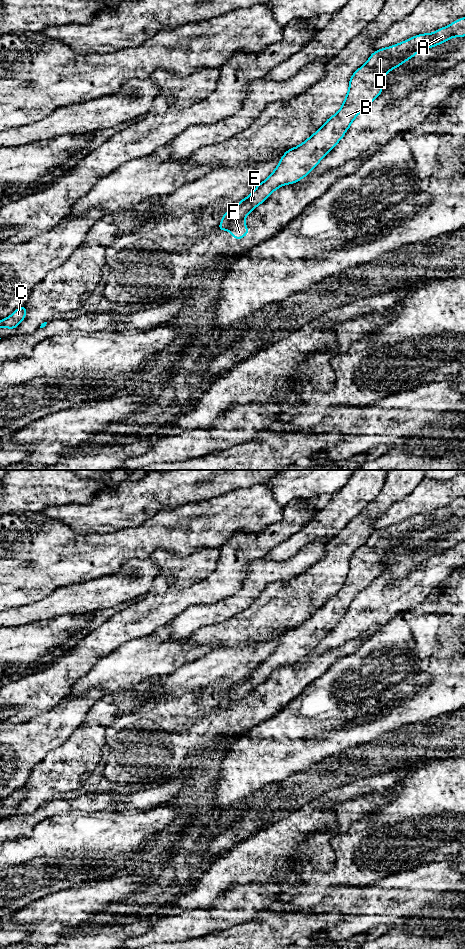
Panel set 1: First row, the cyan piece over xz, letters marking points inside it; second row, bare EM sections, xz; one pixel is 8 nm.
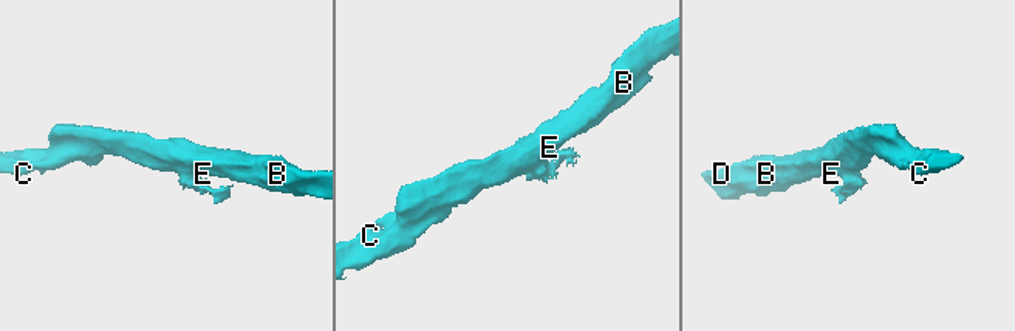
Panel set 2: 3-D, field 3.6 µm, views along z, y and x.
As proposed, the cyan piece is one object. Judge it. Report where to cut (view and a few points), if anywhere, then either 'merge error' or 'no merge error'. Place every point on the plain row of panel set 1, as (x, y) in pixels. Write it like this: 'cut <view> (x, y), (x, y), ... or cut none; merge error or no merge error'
cut xz (244, 697), (234, 701), (227, 710); merge error

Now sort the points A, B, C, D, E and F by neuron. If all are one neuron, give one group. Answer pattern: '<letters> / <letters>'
A B C D E / F

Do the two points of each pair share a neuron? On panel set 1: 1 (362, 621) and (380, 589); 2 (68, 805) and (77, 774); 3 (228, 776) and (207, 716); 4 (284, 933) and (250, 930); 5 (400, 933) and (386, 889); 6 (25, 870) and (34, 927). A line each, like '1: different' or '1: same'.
1: same
2: different
3: different
4: same
5: different
6: different

